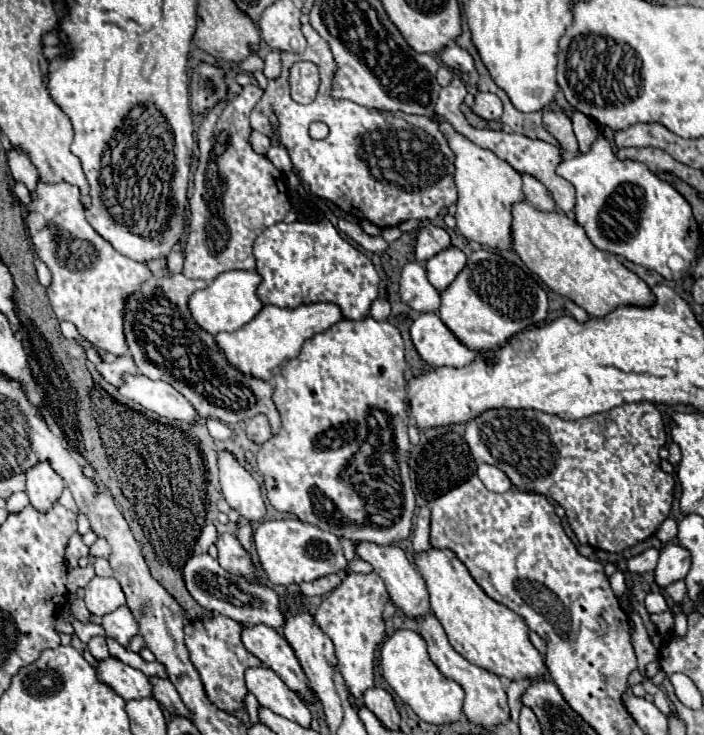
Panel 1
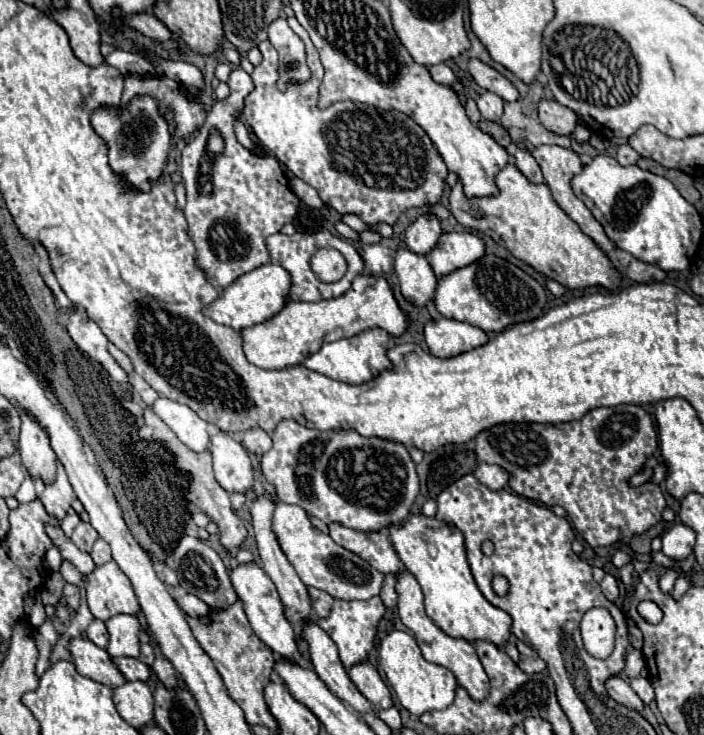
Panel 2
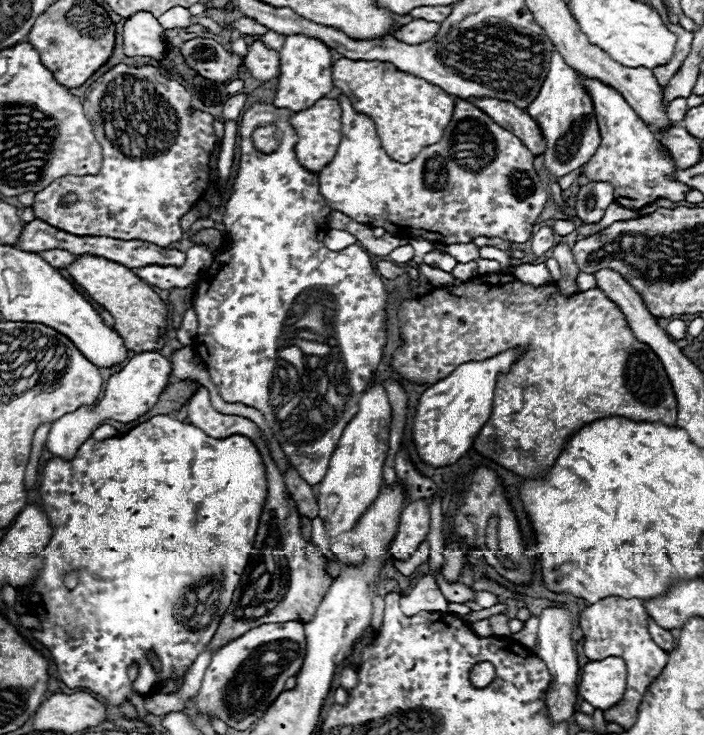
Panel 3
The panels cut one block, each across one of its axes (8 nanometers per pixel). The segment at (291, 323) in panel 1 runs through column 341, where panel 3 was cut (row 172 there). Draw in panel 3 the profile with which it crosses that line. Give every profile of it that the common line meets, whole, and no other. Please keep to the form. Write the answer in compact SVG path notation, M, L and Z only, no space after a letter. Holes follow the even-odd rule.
M322 98L318 100L312 108L308 110L300 110L296 112L290 122L292 126L296 128L298 132L298 144L296 144L296 158L298 162L312 174L320 174L322 168L326 164L332 162L338 146L340 146L340 140L342 140L342 134L340 134L340 116L342 116L342 110L340 110L340 104L338 100L330 100L330 98Z

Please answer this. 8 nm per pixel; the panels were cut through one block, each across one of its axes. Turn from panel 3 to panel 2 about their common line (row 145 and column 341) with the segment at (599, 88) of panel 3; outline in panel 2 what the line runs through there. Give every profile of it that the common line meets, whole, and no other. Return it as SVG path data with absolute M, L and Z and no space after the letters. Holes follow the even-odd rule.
M374 596L374 598L366 600L366 602L358 602L358 600L352 600L352 602L334 600L330 616L324 618L324 620L318 620L318 626L320 626L320 628L334 640L334 644L338 646L340 660L342 660L344 668L350 668L350 666L366 660L368 650L372 650L372 646L374 646L376 628L378 628L378 622L380 622L384 610L386 610L386 606L382 604L382 600L380 600L378 596Z

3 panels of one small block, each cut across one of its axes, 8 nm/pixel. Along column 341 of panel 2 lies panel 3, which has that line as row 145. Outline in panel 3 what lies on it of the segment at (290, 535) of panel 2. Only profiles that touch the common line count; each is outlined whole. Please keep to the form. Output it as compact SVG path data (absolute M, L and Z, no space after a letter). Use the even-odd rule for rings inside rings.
M558 52L552 54L550 72L538 96L532 100L532 104L528 104L526 112L534 118L546 140L546 150L542 154L544 170L554 180L560 180L562 176L578 170L594 156L596 148L600 146L600 132L598 132L592 100L586 94L584 86L578 82L576 70L570 68Z

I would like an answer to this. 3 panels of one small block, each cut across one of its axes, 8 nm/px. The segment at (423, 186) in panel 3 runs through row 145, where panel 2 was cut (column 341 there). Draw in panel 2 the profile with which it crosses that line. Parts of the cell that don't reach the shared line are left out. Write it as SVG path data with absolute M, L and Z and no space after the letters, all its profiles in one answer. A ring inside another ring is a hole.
M380 328L366 330L358 336L324 344L316 354L312 354L304 360L304 366L318 372L318 374L324 374L332 380L340 380L346 384L362 384L362 382L368 382L374 376L378 376L382 370L392 368L390 360L386 358L388 342L390 342L390 336L384 330L380 330ZM284 420L272 434L274 446L262 456L262 474L276 488L276 496L286 504L298 504L322 522L340 522L342 526L372 532L408 518L410 506L418 496L418 476L408 450L390 440L364 438L358 432L320 432L310 430L294 420Z

